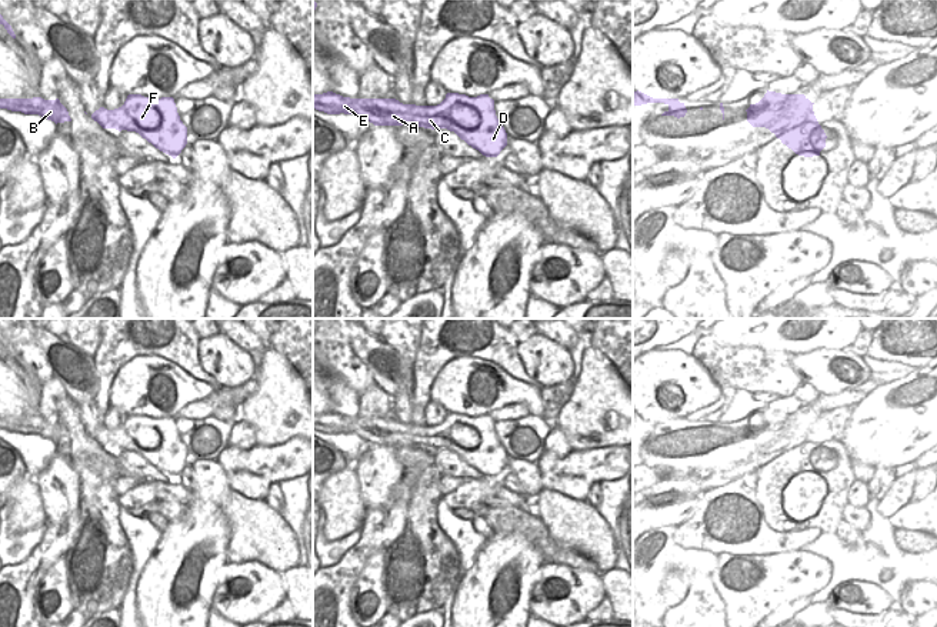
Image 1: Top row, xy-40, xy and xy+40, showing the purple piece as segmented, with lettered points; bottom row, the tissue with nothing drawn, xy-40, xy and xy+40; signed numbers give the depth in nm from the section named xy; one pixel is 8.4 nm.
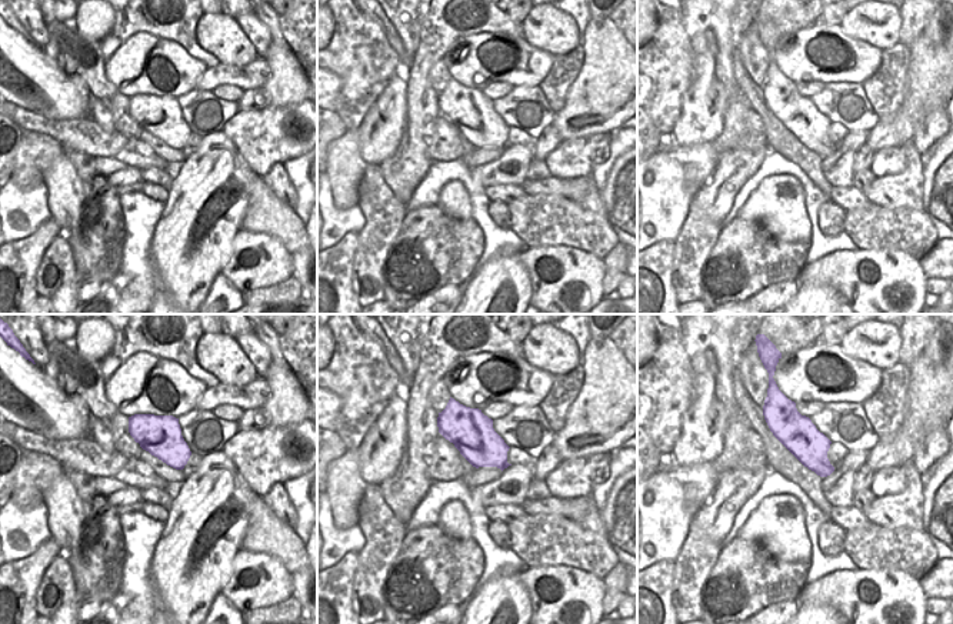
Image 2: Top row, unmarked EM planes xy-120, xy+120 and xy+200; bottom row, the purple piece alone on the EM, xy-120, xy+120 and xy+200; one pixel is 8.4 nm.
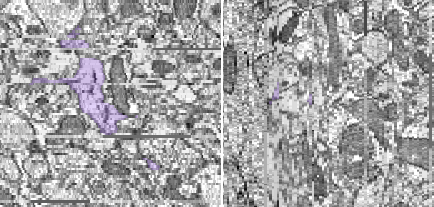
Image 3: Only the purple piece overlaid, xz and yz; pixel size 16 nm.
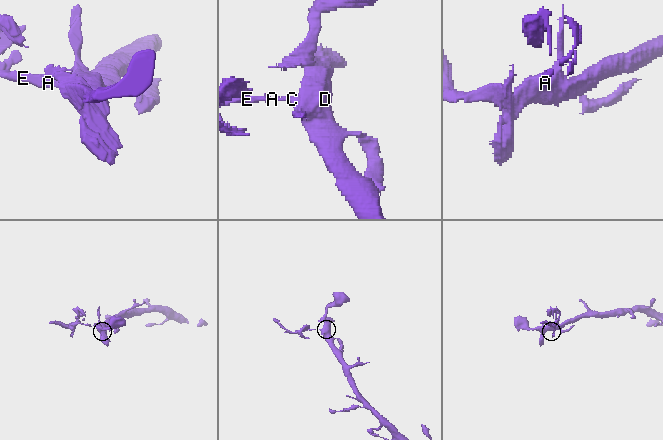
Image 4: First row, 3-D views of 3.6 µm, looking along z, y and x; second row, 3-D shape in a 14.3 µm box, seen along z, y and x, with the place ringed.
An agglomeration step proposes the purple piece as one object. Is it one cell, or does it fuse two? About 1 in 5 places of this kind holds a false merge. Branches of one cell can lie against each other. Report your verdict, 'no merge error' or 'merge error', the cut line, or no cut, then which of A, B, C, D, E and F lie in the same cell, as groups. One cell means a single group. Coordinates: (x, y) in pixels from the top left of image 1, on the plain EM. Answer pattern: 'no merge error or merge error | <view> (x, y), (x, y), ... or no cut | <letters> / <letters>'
merge error | xy (410, 424), (410, 439), (417, 446) | A B E / C D F

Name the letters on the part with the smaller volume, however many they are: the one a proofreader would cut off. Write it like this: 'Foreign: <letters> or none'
Foreign: A, B, E

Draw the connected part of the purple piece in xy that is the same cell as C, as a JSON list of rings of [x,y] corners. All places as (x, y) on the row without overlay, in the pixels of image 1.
[[[447,413],[437,426],[411,424],[411,441],[424,448],[447,448],[486,477],[497,477],[507,466],[507,453],[498,441],[488,414],[468,417]]]

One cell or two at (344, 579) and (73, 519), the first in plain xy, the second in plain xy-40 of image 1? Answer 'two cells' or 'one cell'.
one cell

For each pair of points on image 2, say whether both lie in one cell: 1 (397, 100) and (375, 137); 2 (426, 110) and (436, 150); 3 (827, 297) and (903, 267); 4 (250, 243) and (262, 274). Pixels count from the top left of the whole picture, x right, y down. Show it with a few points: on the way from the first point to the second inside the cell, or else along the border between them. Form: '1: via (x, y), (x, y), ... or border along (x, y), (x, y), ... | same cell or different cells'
1: via (390, 109), (382, 129) | same cell
2: border along (440, 114), (427, 149), (432, 160) | different cells
3: border along (805, 286), (830, 286), (843, 299) | different cells
4: via (262, 243), (272, 256), (266, 263) | same cell

